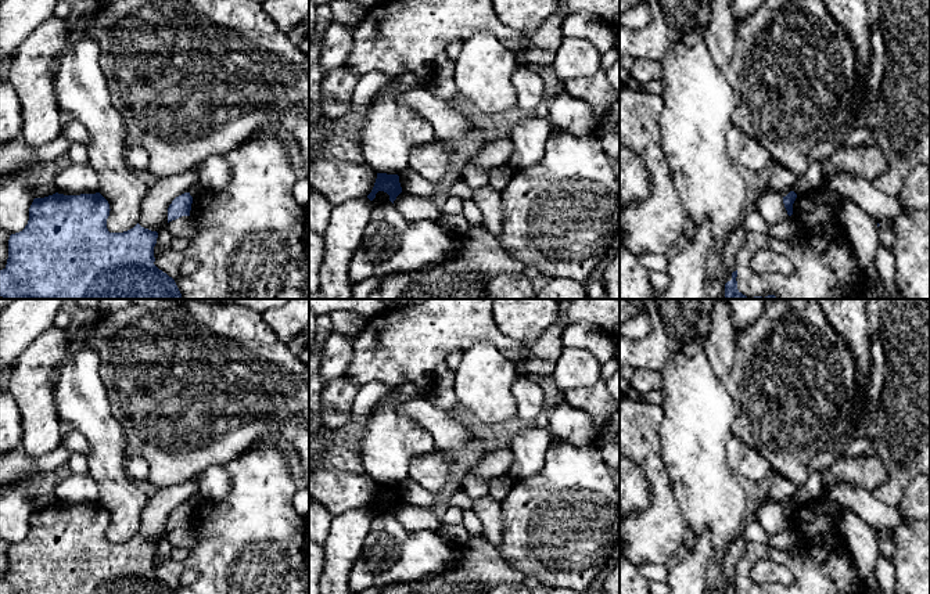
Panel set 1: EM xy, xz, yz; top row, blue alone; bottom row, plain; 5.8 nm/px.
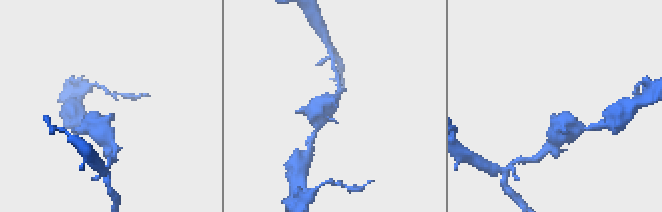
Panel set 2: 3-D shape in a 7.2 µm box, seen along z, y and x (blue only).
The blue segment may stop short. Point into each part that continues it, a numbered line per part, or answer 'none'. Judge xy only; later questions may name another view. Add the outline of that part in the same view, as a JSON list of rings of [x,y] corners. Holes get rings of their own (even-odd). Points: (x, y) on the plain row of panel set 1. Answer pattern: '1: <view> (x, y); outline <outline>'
none

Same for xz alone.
none

